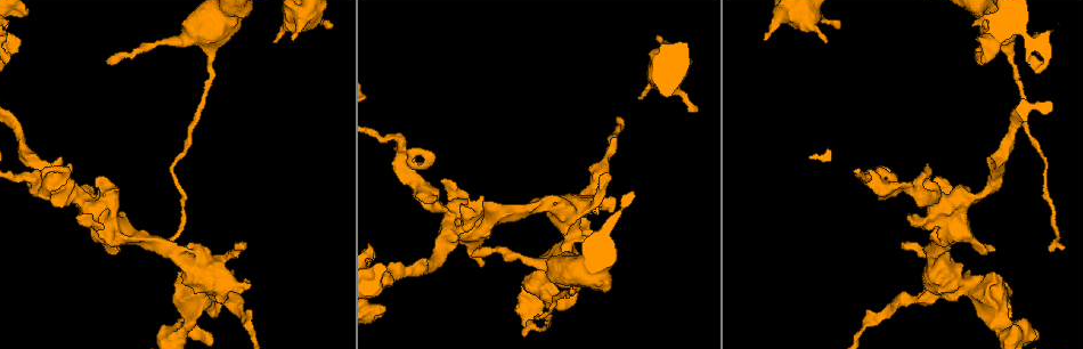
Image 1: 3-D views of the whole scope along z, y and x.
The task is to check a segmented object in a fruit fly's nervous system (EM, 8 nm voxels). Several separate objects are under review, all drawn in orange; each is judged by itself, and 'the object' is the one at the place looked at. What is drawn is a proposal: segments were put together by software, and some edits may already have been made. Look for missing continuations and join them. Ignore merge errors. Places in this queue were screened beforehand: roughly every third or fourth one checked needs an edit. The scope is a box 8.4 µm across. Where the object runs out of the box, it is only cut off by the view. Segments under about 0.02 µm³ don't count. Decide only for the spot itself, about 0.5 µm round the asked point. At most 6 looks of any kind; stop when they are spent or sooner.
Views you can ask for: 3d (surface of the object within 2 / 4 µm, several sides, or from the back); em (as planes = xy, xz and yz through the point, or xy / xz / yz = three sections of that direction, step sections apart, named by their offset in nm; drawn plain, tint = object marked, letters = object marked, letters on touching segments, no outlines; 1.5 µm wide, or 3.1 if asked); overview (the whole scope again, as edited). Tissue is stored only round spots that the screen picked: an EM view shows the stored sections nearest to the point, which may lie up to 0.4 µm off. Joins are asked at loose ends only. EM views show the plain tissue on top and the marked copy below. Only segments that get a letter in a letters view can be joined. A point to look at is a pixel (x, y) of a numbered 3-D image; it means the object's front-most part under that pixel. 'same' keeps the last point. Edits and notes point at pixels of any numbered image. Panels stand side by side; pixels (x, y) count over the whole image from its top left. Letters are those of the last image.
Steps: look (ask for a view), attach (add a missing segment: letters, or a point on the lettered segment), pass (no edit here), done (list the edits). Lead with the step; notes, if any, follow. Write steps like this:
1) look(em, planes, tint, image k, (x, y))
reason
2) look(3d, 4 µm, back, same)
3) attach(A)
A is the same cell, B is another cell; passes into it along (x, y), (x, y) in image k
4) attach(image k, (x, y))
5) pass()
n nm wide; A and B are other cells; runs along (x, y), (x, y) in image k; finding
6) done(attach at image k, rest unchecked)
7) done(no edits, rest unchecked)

look(em, xy, step 8, letters, image 1, (640, 99))
branch stops here

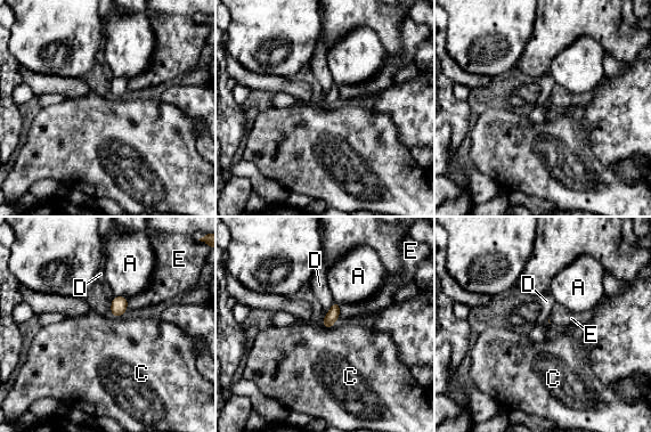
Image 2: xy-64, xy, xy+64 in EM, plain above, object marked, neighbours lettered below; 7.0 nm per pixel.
look(em, planes, letters, same)
another direction

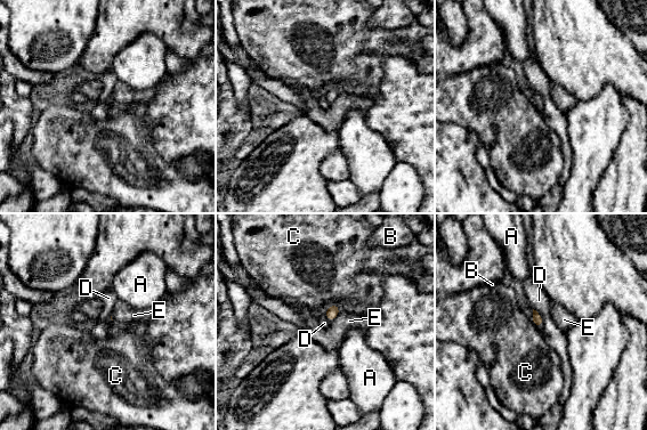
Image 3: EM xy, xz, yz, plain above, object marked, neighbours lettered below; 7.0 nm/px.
pass()
A, B, C, D and E are other cells; border along (533, 308), (541, 316), (543, 324) in image 3; no lettered segment goes on from it

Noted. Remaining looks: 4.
look(3d, 2 µm, image 1, (383, 308))
free end

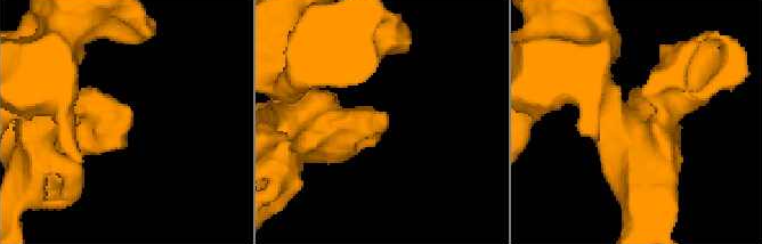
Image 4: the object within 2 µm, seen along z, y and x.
look(em, yz, step 4, letters, image 4, (385, 123))
arms of 190, 280 nm; shape alone is not enough

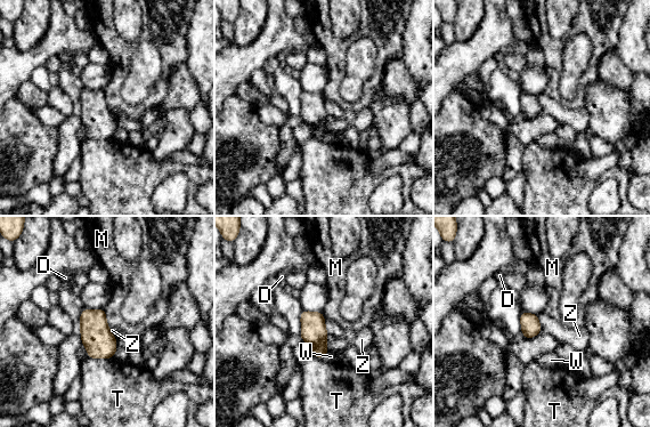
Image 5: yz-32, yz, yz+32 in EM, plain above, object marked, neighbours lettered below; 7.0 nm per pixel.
pass()
140 nm wide; D, M, T, W and Z are other cells; border along (324, 317), (324, 327), (328, 336) in image 5; no lettered segment goes on from it

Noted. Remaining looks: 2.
look(em, xz, step 4, letters, image 1, (106, 60))
tapers out

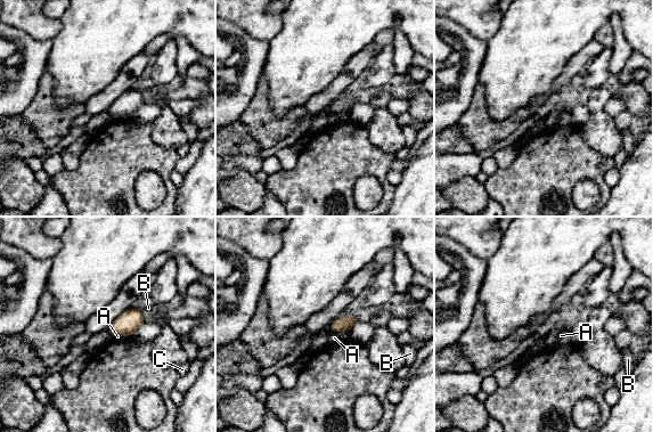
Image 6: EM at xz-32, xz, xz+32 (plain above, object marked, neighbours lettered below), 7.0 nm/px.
pass()
A touches over 140 nm; A, B and C are other cells; no lettered segment goes on from it

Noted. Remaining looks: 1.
done(no edits, rest unchecked)

